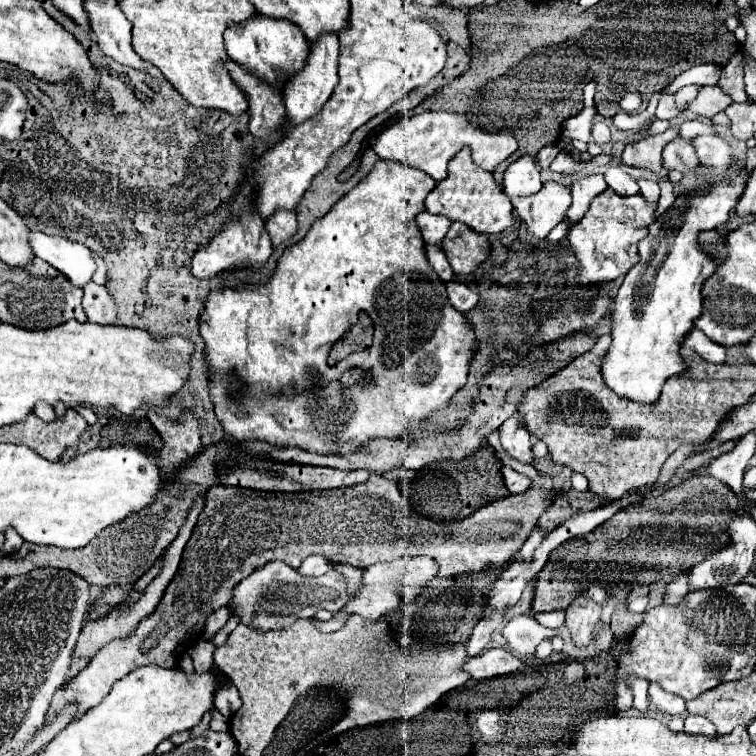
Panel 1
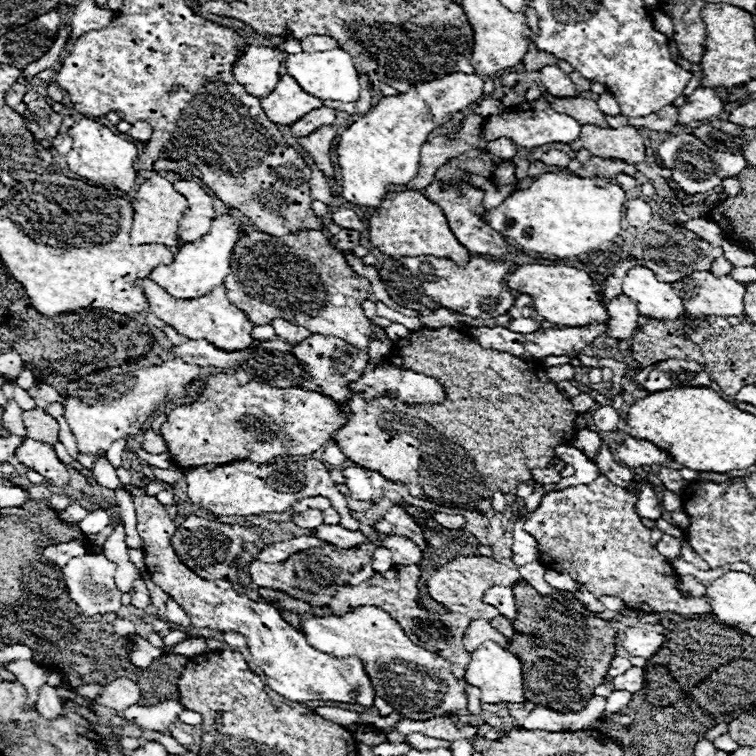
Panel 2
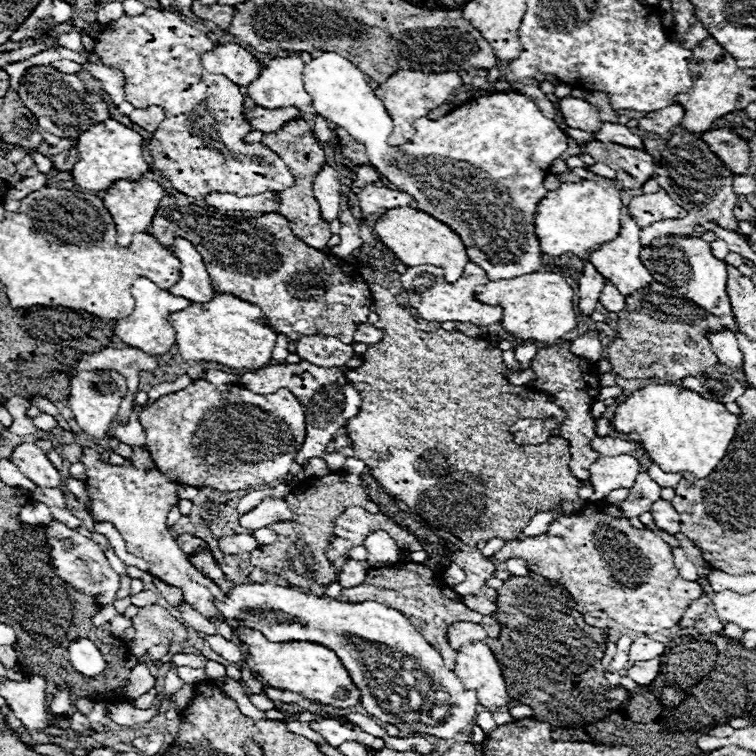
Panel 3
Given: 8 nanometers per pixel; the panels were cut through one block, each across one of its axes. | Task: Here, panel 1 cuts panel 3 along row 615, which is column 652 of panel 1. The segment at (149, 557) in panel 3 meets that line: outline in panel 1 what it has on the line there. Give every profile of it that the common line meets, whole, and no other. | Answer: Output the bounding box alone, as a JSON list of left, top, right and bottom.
[568,188,657,284]

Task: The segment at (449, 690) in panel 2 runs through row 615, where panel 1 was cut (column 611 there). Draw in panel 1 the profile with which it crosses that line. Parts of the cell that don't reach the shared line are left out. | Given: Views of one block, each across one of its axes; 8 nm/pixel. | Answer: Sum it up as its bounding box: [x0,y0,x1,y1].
[602,166,750,404]

